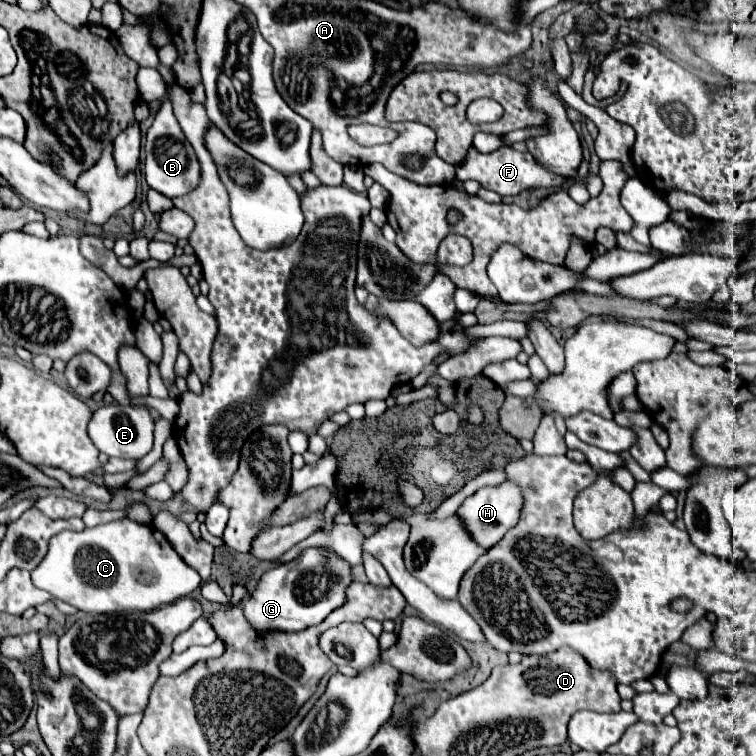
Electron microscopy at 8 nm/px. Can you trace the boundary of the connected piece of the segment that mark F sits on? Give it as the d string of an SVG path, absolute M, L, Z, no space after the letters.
M469 148L469 152L465 154L465 158L455 164L457 170L457 178L461 182L465 180L475 180L479 182L483 188L493 190L501 196L515 196L527 188L559 188L565 184L563 178L551 174L549 170L543 170L535 158L529 152L515 152L511 148L503 148L503 150L495 150L491 154L481 154L475 148Z

